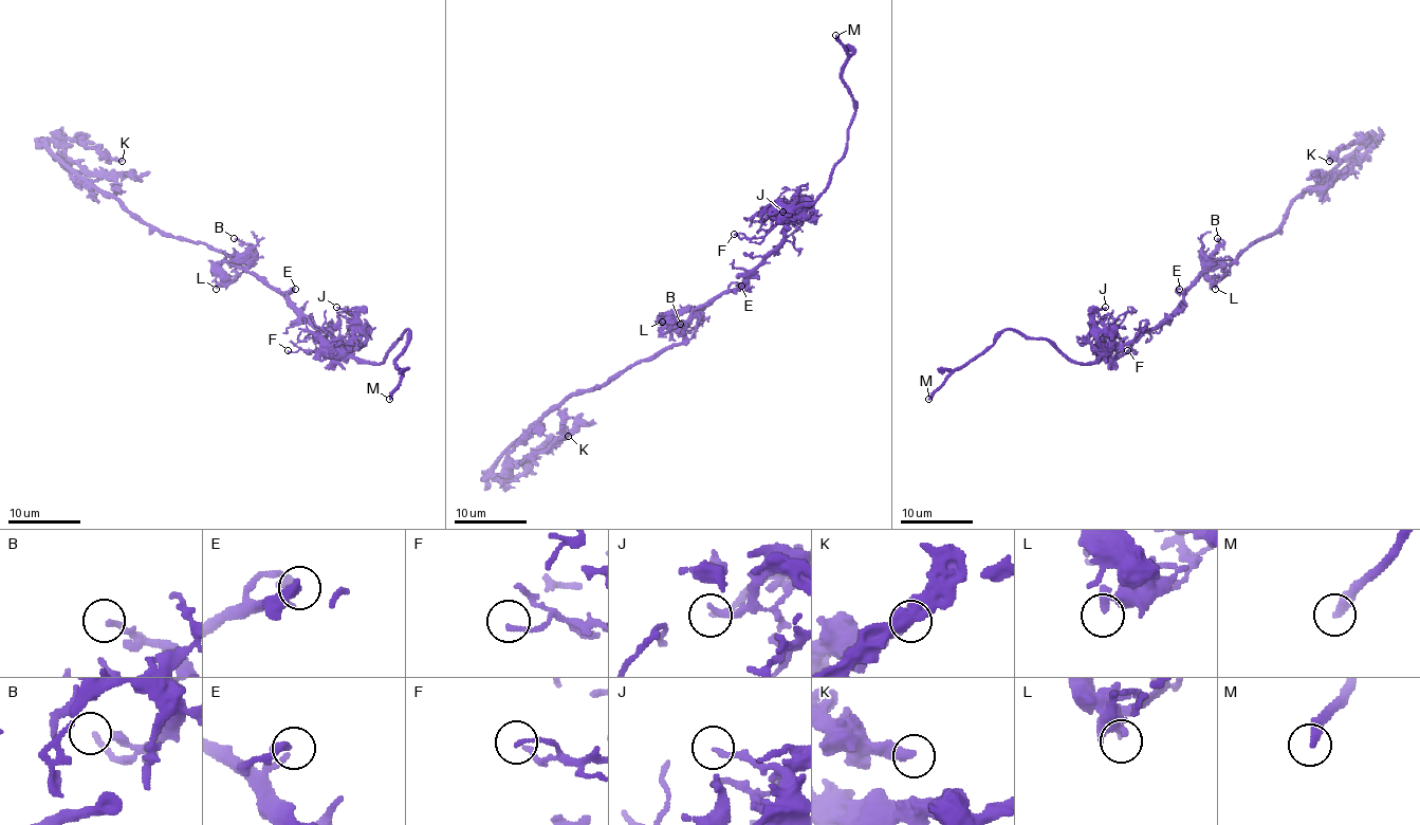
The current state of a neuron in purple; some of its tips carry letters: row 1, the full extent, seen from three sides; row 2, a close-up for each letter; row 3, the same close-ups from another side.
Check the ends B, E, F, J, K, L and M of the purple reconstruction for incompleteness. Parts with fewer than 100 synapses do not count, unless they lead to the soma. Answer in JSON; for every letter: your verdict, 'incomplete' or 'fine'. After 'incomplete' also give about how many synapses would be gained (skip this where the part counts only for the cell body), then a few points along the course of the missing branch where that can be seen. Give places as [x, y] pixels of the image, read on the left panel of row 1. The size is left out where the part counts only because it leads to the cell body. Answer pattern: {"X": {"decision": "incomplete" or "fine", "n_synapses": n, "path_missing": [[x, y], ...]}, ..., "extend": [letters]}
{"B": {"decision": "fine"}, "E": {"decision": "fine"}, "F": {"decision": "fine"}, "J": {"decision": "fine"}, "K": {"decision": "fine"}, "L": {"decision": "fine"}, "M": {"decision": "incomplete", "path_missing": [[389, 399], [397, 427], [415, 445], [416, 456]]}, "extend": ["M"]}

